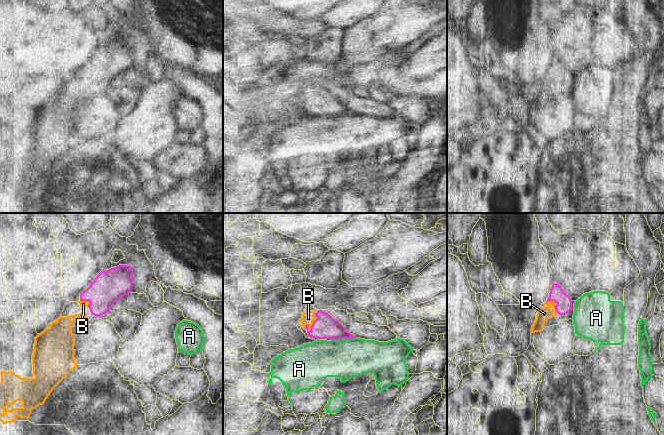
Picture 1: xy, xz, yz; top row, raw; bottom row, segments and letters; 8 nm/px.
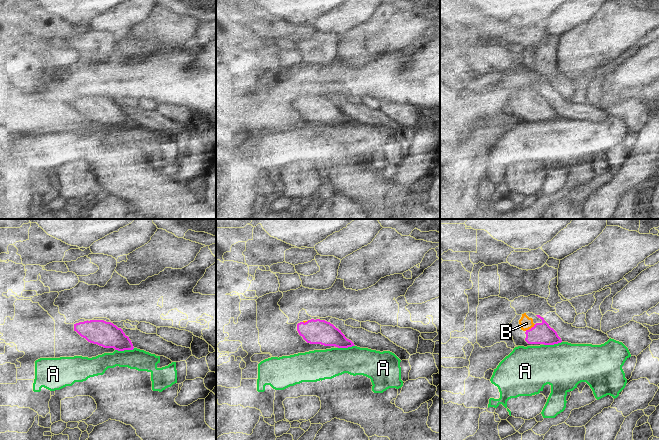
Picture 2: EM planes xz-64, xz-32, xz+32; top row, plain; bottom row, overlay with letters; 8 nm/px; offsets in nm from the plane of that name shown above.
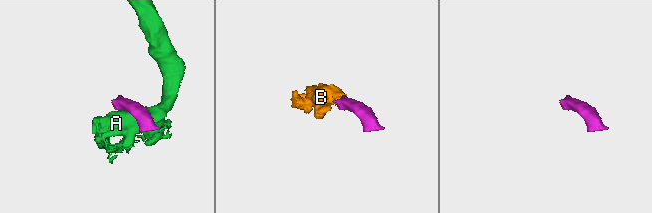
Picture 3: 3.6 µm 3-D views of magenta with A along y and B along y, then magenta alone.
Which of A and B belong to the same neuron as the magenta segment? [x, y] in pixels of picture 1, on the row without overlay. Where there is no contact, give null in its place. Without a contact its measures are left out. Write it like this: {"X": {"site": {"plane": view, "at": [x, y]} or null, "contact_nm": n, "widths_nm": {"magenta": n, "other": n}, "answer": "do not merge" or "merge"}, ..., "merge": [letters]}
{"A": {"site": {"plane": "xz", "at": [343, 114]}, "contact_nm": 200, "widths_nm": {"magenta": 190, "other": 320}, "answer": "do not merge"}, "B": {"site": {"plane": "xz", "at": [313, 98]}, "contact_nm": 170, "widths_nm": {"magenta": 190, "other": 100}, "answer": "merge"}, "merge": ["B"]}

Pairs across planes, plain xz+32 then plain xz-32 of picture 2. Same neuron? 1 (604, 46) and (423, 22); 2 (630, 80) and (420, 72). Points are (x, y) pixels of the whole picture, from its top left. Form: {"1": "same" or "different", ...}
{"1": "same", "2": "same"}

